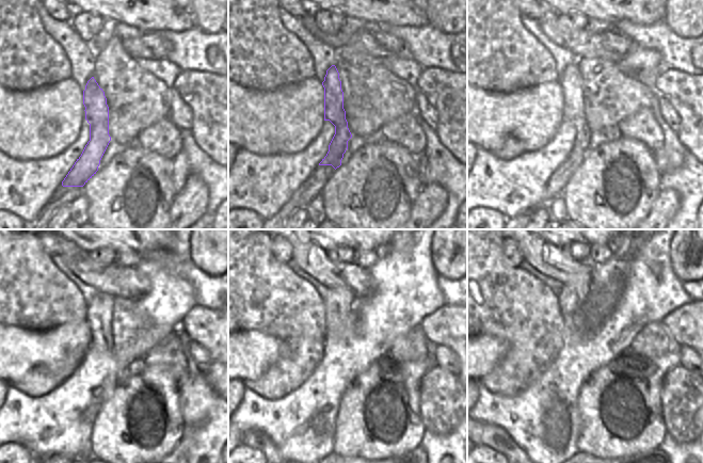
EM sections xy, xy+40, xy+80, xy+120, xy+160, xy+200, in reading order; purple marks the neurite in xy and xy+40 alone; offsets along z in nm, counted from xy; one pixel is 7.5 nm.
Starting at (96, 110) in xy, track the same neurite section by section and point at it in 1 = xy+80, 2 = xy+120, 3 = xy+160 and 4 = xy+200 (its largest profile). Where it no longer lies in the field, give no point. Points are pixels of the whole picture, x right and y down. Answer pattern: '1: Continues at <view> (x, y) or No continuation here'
1: Continues at xy+80 (571, 81)
2: Continues at xy+120 (100, 307)
3: Continues at xy+160 (337, 306)
4: Continues at xy+200 (570, 301).

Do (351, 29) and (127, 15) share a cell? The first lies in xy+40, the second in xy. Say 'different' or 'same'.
different

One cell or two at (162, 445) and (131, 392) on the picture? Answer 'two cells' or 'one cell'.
one cell

